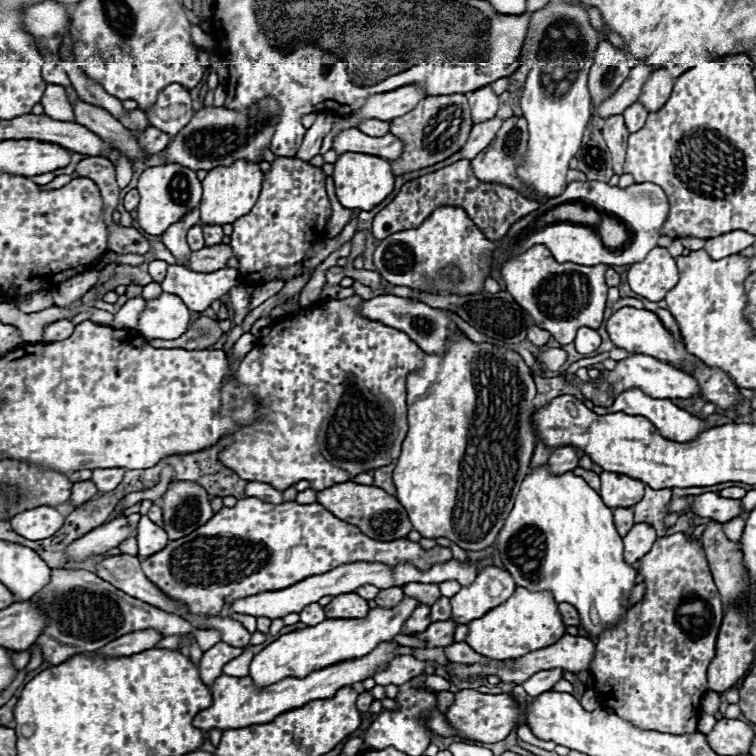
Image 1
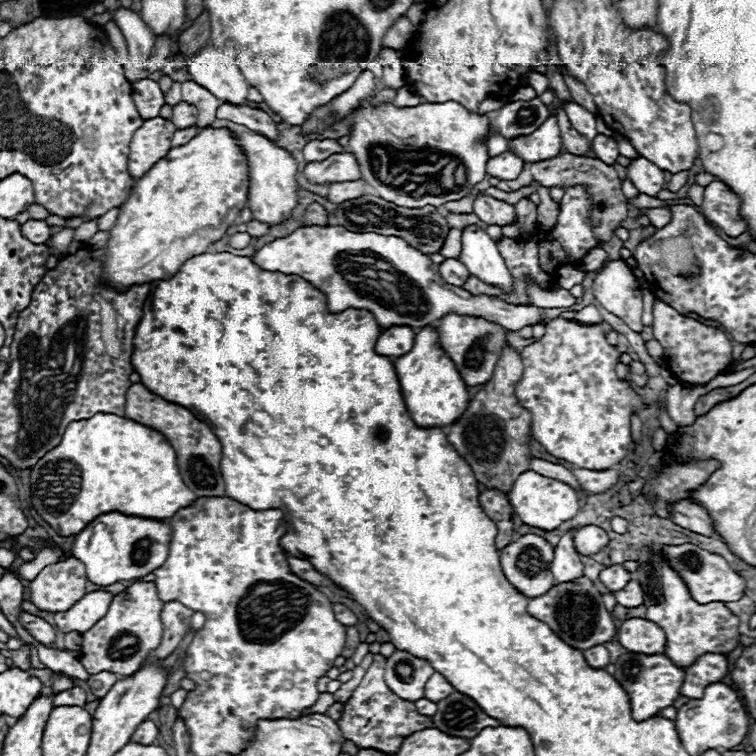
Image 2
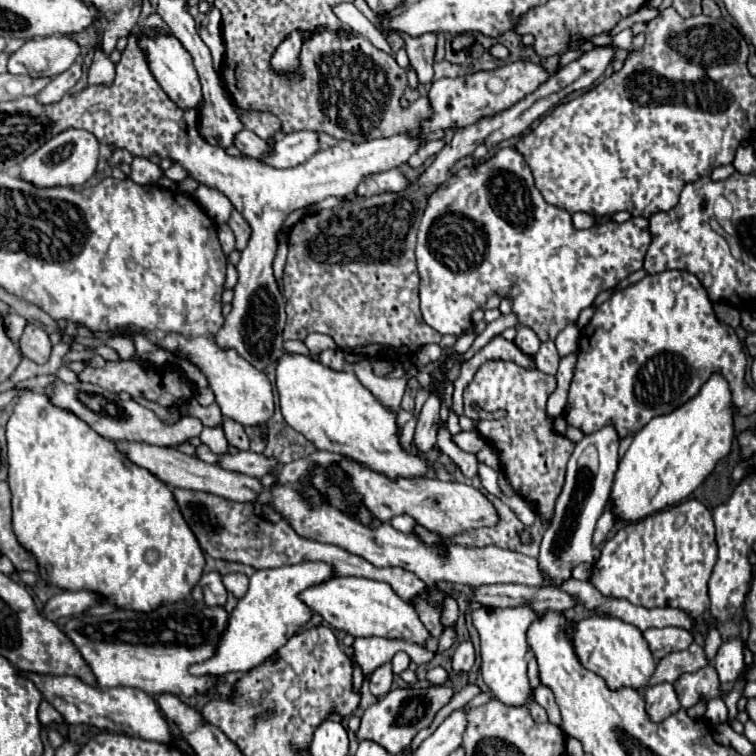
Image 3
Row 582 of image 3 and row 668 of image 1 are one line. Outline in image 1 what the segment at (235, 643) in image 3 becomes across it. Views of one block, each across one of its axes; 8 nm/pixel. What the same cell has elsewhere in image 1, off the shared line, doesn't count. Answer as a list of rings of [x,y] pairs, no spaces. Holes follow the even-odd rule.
[[[404,598],[394,608],[374,608],[368,612],[366,618],[354,618],[354,620],[324,620],[316,626],[306,626],[302,630],[294,630],[290,634],[280,636],[276,642],[268,644],[262,652],[258,652],[250,664],[250,678],[256,686],[256,690],[262,690],[282,678],[288,676],[306,676],[312,670],[326,668],[330,664],[350,660],[350,658],[362,658],[368,652],[376,648],[382,640],[394,640],[396,634],[402,632],[402,624],[406,622],[406,616],[414,612],[414,608],[420,602],[414,598]]]

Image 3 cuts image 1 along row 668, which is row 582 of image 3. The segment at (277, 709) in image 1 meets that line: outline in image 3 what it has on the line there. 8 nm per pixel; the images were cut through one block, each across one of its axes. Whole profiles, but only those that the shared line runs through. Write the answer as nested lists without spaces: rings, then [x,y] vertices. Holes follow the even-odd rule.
[[[328,578],[314,584],[298,594],[298,598],[316,614],[320,614],[328,624],[344,630],[352,636],[382,636],[382,638],[402,638],[412,644],[422,644],[428,638],[428,630],[422,626],[414,606],[404,602],[386,586],[386,582],[366,580],[366,578]]]

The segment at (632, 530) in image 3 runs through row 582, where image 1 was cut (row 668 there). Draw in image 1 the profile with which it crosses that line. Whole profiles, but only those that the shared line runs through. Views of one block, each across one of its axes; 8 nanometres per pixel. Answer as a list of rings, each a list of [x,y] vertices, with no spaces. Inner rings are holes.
[[[676,532],[654,542],[652,550],[640,560],[638,574],[644,578],[646,594],[634,604],[618,624],[606,626],[598,636],[596,656],[592,662],[592,676],[596,678],[598,698],[602,706],[614,710],[640,730],[656,730],[666,734],[696,732],[700,716],[700,700],[708,692],[706,670],[716,654],[716,636],[722,624],[722,602],[712,582],[708,560],[700,538]]]

